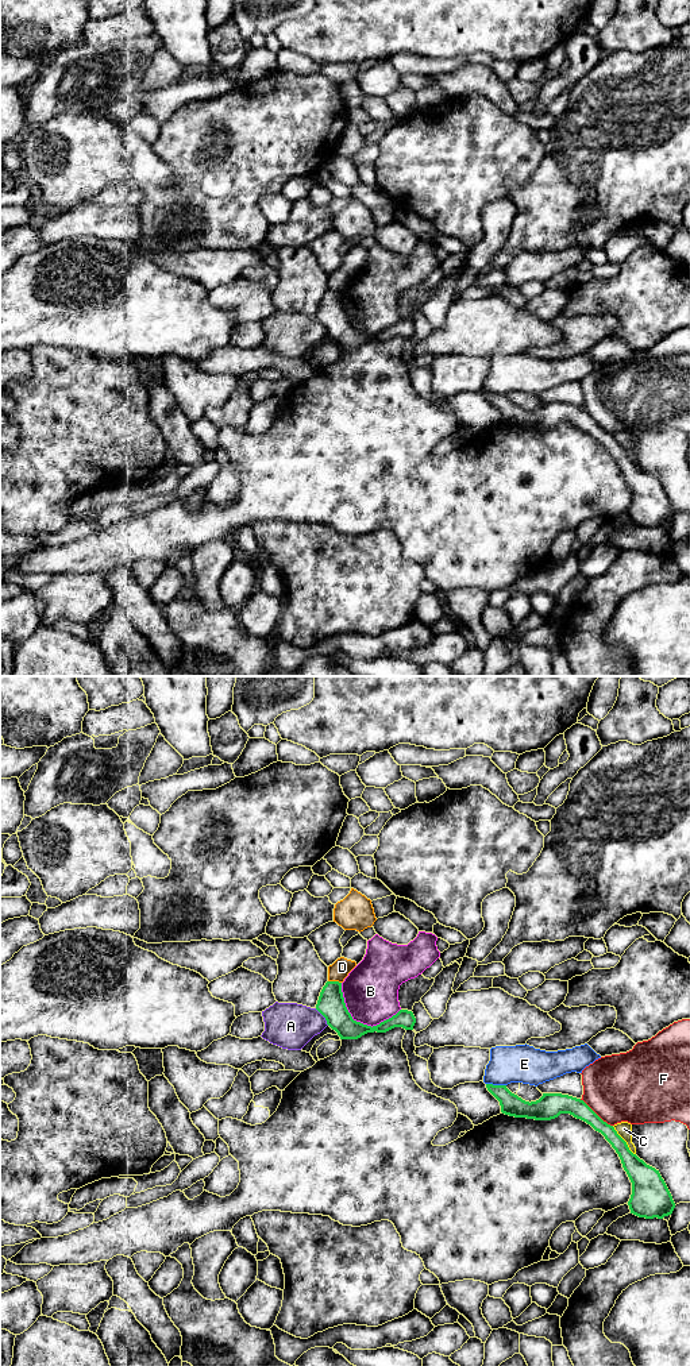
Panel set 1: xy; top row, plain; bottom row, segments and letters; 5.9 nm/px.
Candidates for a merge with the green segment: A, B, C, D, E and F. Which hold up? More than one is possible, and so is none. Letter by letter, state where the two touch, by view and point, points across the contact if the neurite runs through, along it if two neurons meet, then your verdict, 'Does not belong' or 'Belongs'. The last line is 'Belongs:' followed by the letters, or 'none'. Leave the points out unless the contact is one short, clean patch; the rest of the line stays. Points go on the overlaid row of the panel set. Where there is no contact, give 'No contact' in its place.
A: Touches green at xy (323, 1015). Does not belong
B: Touches green at xy (359, 1022). Does not belong
C: Touches green at xy (624, 1141). Does not belong
D: Touches green at xy (335, 981). Boundary: xy (328, 980), (340, 983). Does not belong
E: Touches green at xy (496, 1085). Boundary: xy (486, 1083), (505, 1085). Does not belong
F: Touches green at xy (594, 1112). Boundary: xy (579, 1099), (612, 1126). Does not belong
Belongs: none

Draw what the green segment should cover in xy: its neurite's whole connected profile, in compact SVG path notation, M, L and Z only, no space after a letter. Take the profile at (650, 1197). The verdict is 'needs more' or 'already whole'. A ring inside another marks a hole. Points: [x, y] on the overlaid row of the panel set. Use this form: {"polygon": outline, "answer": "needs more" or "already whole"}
{"polygon": "M486 1084L486 1088L500 1101L505 1115L551 1120L560 1114L570 1114L590 1124L616 1150L632 1182L628 1201L631 1213L645 1219L663 1219L672 1213L675 1203L659 1170L633 1154L614 1127L604 1122L583 1100L562 1093L543 1093L539 1100L529 1103L512 1093L506 1085Z", "answer": "already whole"}

